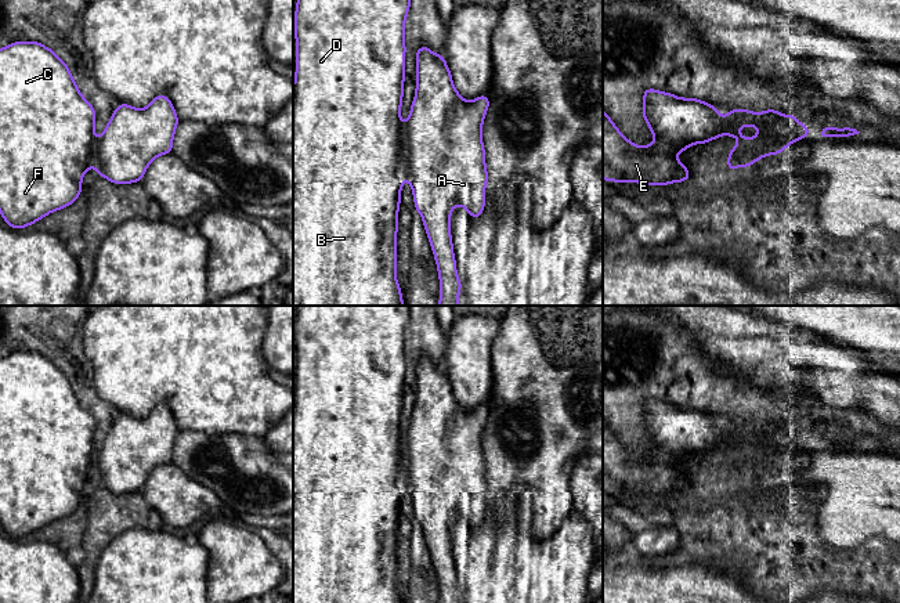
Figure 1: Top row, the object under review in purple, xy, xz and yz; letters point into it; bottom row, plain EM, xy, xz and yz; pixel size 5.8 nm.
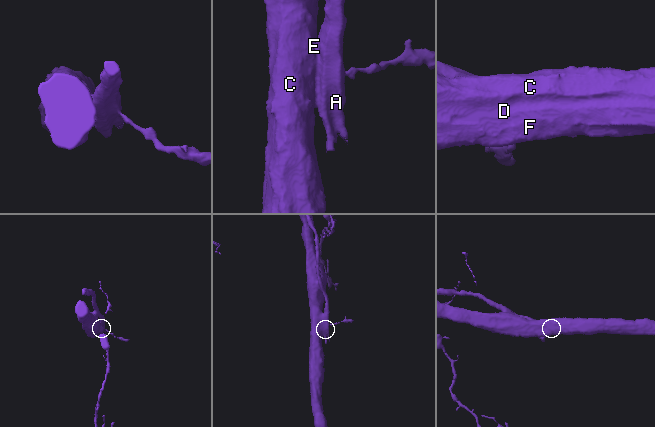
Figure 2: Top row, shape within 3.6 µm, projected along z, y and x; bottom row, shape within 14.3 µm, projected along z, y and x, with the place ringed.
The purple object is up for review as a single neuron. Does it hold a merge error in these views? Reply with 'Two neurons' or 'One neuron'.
Two neurons

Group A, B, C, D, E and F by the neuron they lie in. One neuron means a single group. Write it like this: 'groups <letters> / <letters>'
groups A / B C D E F

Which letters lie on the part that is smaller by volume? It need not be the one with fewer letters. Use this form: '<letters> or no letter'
A

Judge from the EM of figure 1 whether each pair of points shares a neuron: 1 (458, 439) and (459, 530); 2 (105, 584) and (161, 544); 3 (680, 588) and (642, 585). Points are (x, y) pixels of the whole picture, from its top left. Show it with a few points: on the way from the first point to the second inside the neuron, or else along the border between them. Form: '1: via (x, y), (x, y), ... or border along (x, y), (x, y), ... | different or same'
1: via (458, 461), (458, 501), (461, 508) | same
2: via (119, 584), (147, 558) | same
3: via (671, 588), (651, 588) | same

